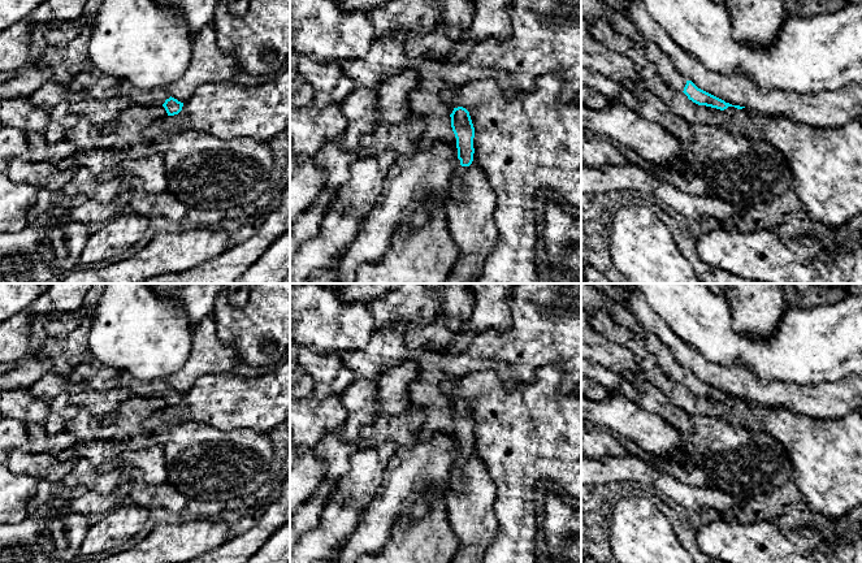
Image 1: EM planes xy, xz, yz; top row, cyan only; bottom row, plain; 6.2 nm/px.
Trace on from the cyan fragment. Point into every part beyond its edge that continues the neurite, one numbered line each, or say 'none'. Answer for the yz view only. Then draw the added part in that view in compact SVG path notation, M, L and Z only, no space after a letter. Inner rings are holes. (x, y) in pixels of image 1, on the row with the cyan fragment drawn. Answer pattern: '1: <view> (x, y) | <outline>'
1: yz (590, 9) | M581 0L581 18L588 23L606 20L619 34L625 35L645 49L645 57L653 62L662 78L676 91L683 92L686 79L673 68L671 60L659 47L645 39L633 25L628 14L619 12L602 0Z

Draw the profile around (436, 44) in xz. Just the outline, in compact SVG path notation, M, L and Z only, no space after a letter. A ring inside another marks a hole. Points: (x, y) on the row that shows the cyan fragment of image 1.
M437 23L428 34L408 34L404 51L411 62L441 60L459 62L475 47L475 42L462 42L447 36L447 26Z

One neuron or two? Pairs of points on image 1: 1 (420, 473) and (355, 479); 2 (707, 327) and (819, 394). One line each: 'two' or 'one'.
1: two
2: two

